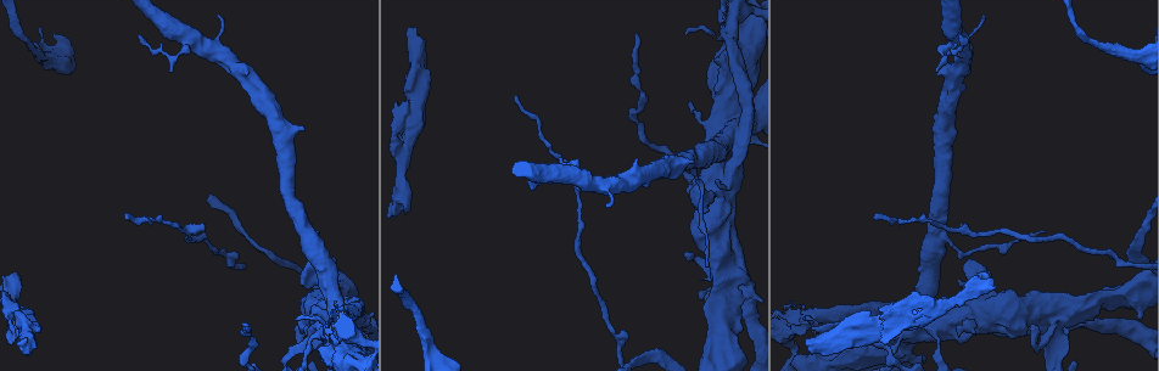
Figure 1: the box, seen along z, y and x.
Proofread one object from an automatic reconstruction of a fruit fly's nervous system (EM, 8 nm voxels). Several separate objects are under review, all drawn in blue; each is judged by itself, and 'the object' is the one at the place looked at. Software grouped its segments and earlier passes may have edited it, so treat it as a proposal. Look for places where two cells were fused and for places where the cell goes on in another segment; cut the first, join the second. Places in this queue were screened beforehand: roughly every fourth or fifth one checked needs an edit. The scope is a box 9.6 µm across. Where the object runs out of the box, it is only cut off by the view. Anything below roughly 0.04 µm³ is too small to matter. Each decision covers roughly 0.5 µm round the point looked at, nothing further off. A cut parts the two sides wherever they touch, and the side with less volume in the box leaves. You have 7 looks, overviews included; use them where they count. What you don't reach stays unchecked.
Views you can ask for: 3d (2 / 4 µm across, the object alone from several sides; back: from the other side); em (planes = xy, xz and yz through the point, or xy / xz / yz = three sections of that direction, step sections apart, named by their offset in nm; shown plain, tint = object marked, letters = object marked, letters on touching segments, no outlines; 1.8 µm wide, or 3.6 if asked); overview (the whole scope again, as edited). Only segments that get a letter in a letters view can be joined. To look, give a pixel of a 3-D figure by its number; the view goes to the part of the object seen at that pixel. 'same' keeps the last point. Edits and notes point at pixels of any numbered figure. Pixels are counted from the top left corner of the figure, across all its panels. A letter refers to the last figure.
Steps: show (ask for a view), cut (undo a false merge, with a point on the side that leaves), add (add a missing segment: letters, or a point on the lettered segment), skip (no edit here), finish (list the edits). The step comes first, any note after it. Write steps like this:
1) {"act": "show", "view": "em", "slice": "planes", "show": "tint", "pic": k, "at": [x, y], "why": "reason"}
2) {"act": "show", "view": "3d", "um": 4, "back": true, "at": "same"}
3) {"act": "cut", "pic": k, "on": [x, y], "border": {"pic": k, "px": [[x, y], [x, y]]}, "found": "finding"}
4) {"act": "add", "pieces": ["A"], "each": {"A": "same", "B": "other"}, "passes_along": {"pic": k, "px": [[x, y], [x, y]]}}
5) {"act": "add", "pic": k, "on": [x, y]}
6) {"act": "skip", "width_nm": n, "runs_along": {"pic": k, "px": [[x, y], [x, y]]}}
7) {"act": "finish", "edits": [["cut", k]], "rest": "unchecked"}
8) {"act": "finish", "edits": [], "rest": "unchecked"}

{"act": "show", "view": "3d", "um": 4, "back": true, "pic": 1, "at": [139, 36], "why": "tapers out"}

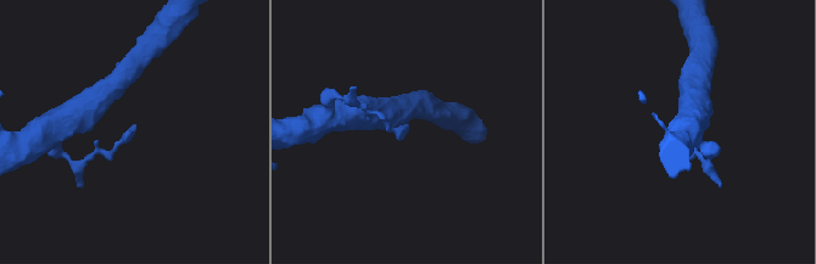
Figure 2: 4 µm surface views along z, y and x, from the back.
{"act": "show", "view": "em", "slice": "yz", "step": 4, "show": "letters", "pic": 2, "at": [405, 127], "why": "need the tissue"}

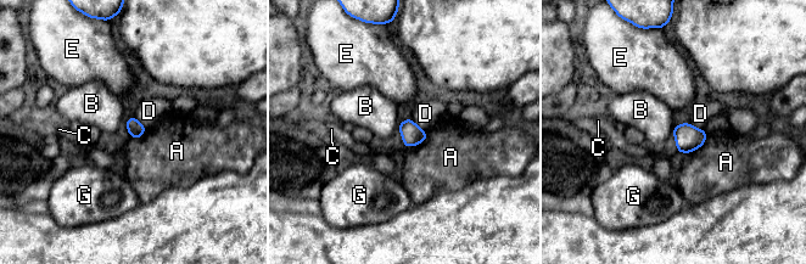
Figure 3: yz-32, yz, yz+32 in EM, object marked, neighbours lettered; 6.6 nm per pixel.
{"act": "show", "view": "em", "slice": "planes", "show": "letters", "at": "same"}

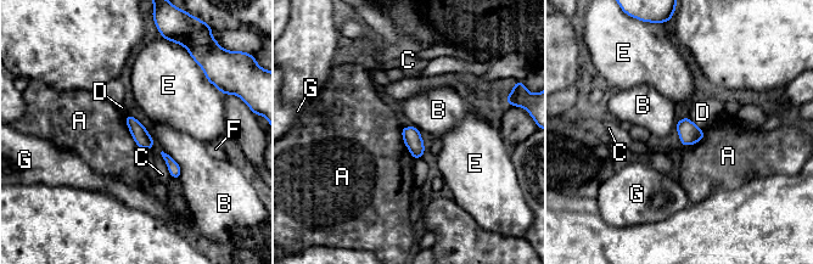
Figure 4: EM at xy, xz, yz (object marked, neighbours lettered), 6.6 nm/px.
{"act": "skip", "each": {"A": "other", "B": "other", "C": "other", "D": "other", "E": "other", "F": "other", "G": "other"}, "border": {"pic": 4, "px": [[124, 116], [127, 128], [138, 147]]}, "found": "none of them fits"}

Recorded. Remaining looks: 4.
{"act": "show", "view": "em", "slice": "xz", "step": 4, "show": "tint", "pic": 1, "at": [874, 217], "why": "long arm stops here"}

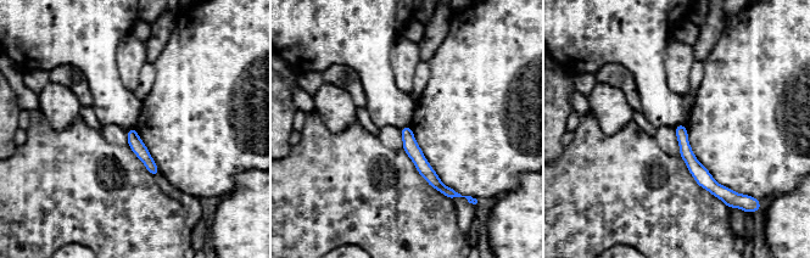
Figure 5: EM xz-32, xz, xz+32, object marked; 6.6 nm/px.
{"act": "show", "view": "em", "slice": "planes", "show": "letters", "at": "same", "why": "cut it another way"}

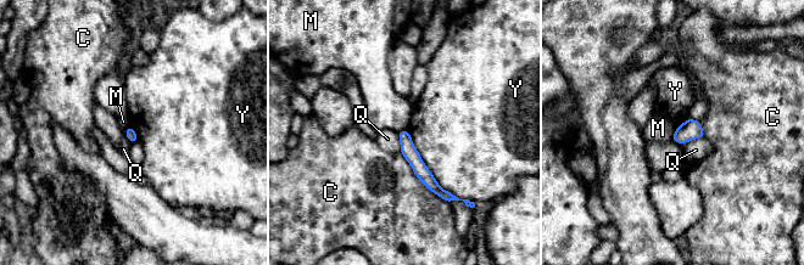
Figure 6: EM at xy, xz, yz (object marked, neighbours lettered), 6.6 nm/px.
{"act": "skip", "longest_contact_nm": ["Y", 600], "each": {"C": "other", "M": "other", "Q": "other", "Y": "other"}, "border": {"pic": 6, "px": [[675, 129], [671, 140]]}, "found": "no lettered segment goes on from it"}

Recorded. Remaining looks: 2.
{"act": "show", "view": "3d", "um": 4, "pic": 1, "at": [897, 353], "why": "small branch off a trunk"}

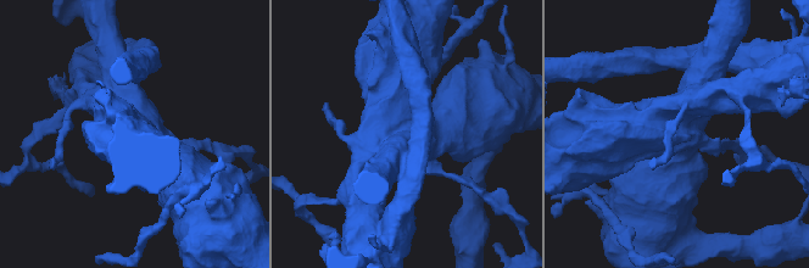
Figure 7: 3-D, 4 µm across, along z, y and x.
{"act": "show", "view": "em", "um": 3.6, "slice": "planes", "show": "letters", "pic": 7, "at": [679, 131], "why": "need the tissue"}

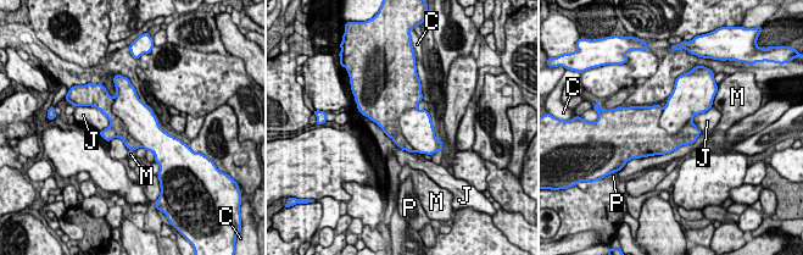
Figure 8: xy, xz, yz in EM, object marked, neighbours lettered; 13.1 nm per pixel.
{"act": "cut", "pic": 8, "on": [416, 125], "width_nm": 550, "each": {"C": "other", "J": "other", "M": "other", "P": "other"}, "border": {"pic": 8, "px": [[410, 107], [399, 128], [417, 151]]}, "found": "a second cell is stuck on"}

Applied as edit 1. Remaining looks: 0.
{"act": "finish", "edits": [["cut", 8]], "rest": "unchecked"}

